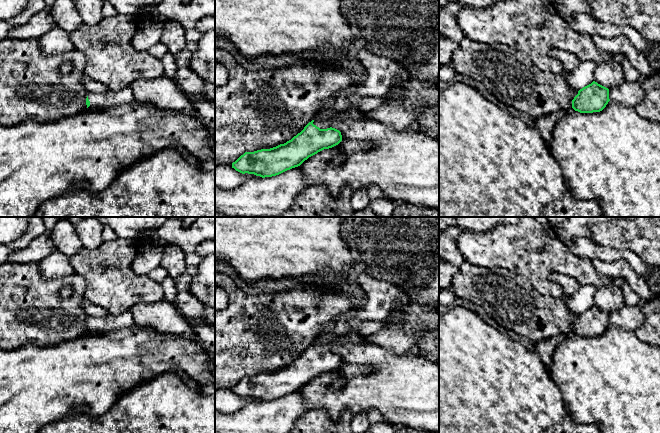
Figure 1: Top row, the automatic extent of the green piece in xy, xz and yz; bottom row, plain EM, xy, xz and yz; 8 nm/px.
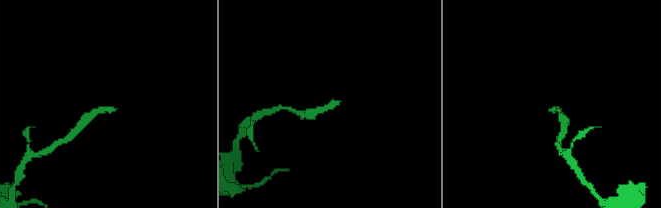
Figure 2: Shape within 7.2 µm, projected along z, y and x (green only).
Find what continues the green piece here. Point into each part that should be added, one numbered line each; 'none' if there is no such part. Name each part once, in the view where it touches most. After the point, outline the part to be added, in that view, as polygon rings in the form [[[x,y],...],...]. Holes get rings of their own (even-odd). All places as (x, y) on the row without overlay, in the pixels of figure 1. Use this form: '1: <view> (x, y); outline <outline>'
1: xz (350, 338); outline [[[348,334],[345,336],[341,336],[334,341],[330,341],[328,343],[320,343],[314,344],[313,348],[319,351],[320,353],[330,352],[333,347],[336,345],[342,345],[347,343],[356,343],[361,342],[363,338],[358,334]]]

